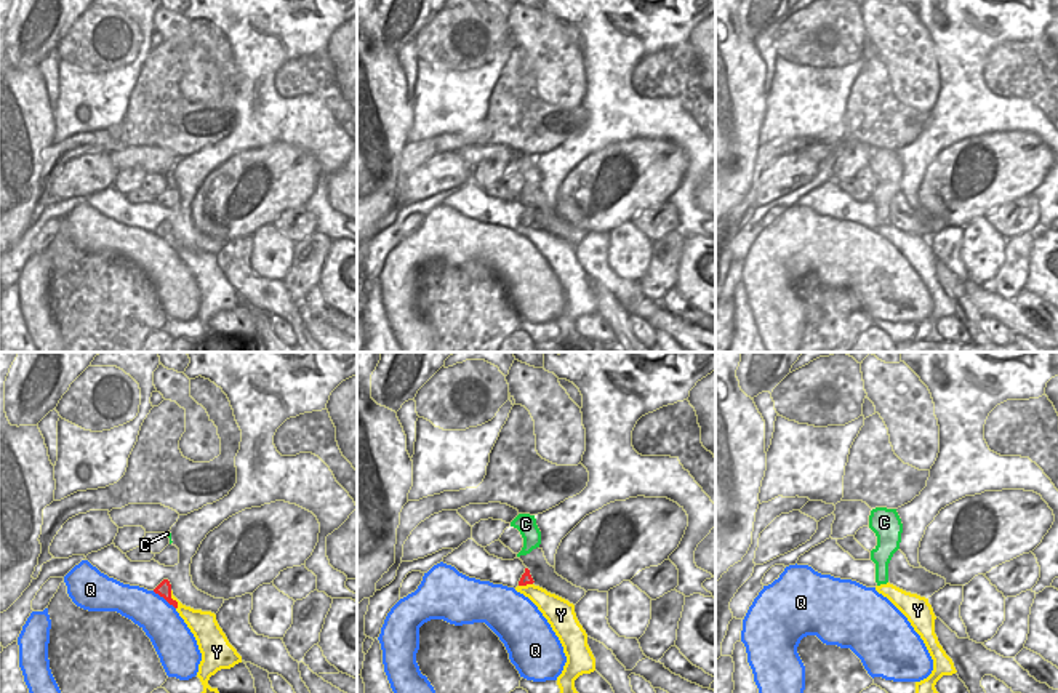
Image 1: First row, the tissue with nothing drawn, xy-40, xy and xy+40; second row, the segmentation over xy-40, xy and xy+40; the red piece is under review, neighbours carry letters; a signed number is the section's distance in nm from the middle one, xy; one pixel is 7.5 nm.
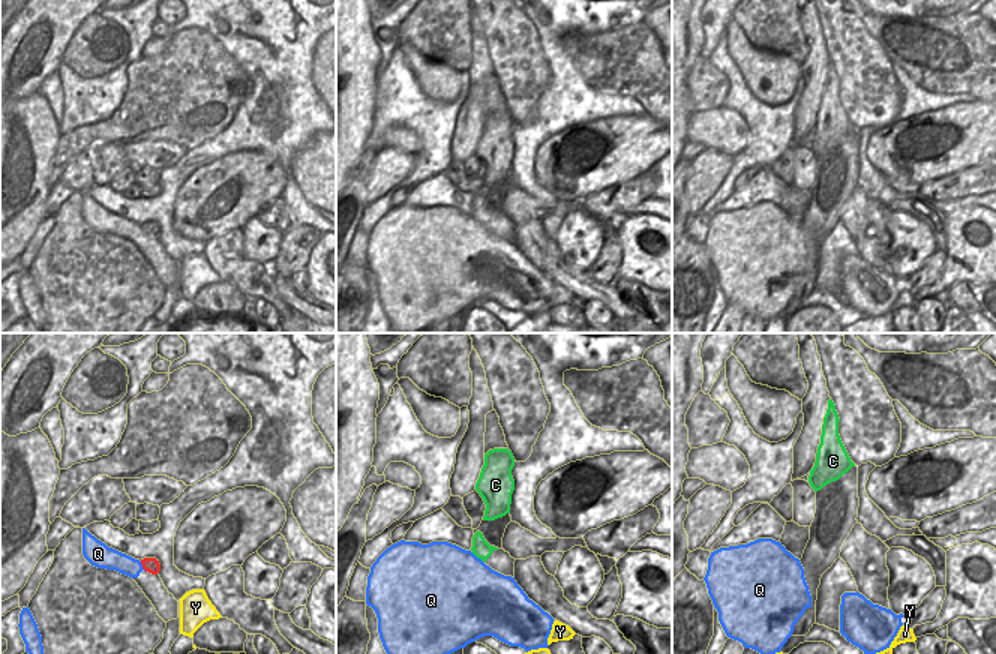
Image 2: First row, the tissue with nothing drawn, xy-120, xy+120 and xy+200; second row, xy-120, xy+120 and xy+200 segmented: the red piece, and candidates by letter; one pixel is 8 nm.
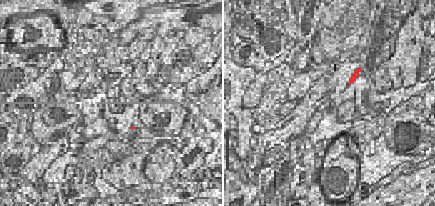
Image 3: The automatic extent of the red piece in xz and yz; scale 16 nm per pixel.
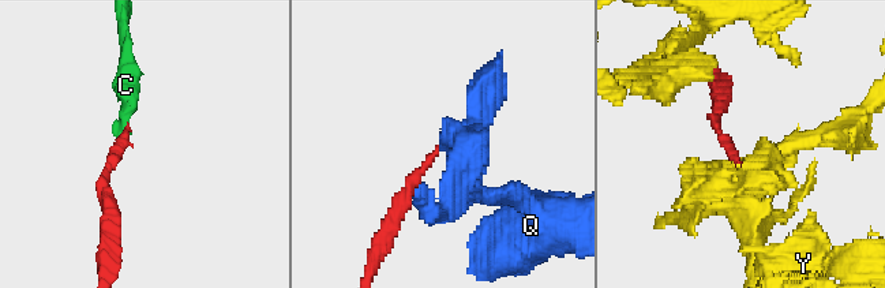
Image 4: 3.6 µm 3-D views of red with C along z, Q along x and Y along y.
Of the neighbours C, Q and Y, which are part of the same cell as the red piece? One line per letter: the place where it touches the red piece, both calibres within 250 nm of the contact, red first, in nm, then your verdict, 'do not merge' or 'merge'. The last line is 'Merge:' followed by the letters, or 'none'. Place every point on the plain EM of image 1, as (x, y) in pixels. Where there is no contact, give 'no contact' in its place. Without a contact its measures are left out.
C: no contact; merge
Q: meets red in xy-40 at (164, 239); 120 nm thick on the red side, 300 nm on the other; do not merge
Y: meets red in xy-40 at (175, 242); 120 nm thick on the red side, 170 nm on the other; do not merge
Merge: C

